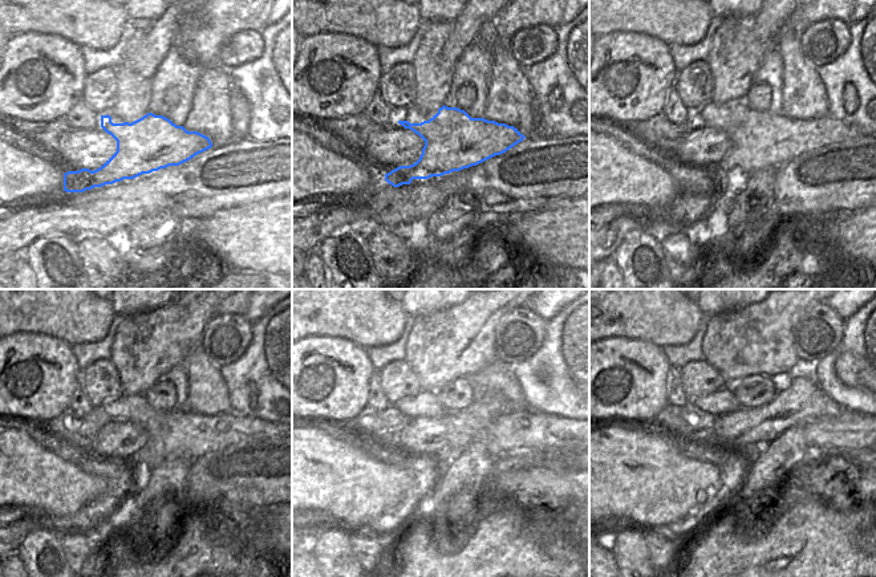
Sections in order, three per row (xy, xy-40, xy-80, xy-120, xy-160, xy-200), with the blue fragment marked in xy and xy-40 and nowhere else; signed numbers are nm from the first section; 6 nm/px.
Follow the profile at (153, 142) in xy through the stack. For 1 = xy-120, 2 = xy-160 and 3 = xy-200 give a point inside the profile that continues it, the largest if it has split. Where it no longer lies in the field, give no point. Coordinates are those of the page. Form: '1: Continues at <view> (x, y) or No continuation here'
1: Continues at xy-120 (170, 434)
2: Continues at xy-160 (527, 429)
3: Continues at xy-200 (851, 430)

